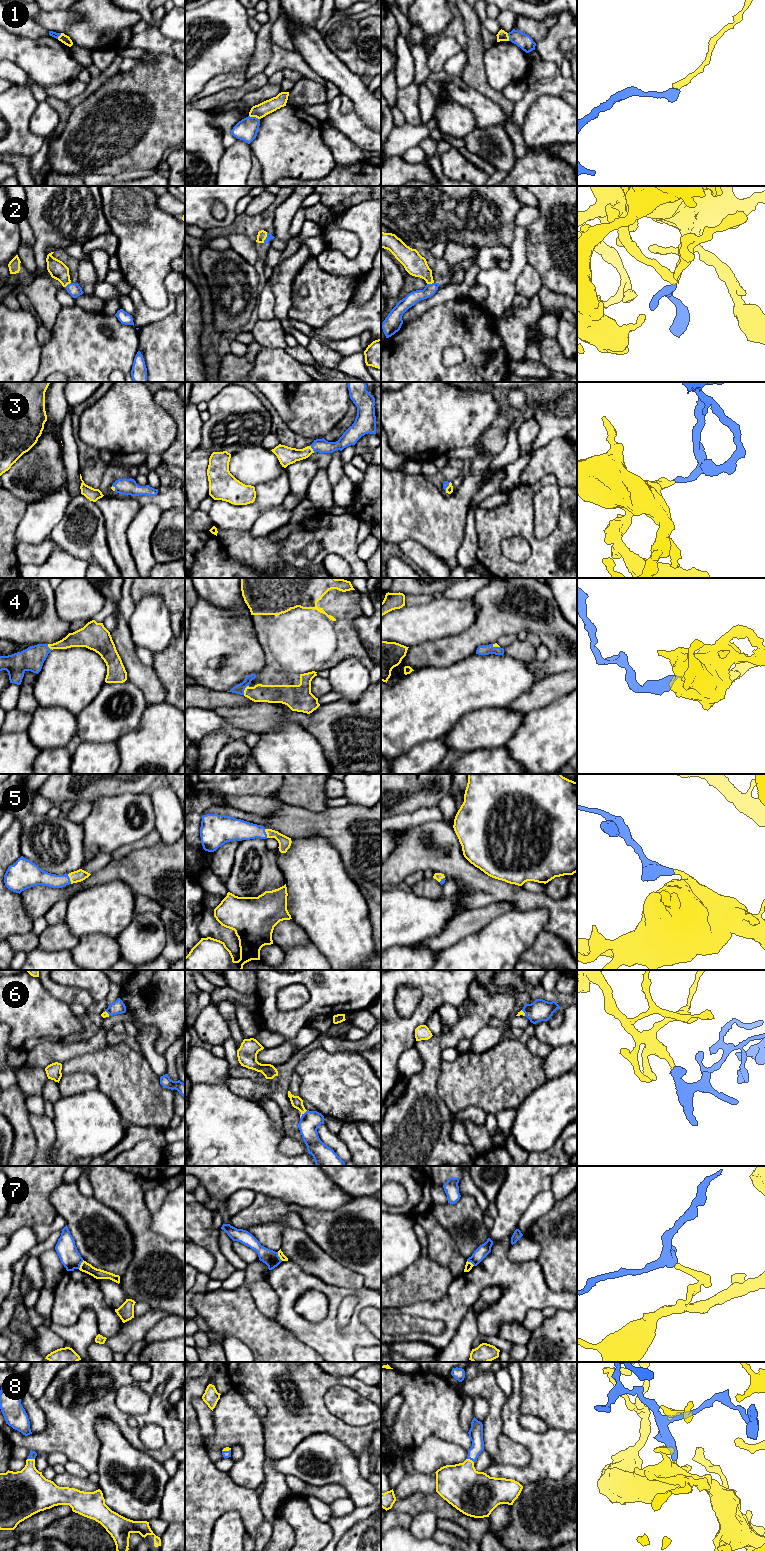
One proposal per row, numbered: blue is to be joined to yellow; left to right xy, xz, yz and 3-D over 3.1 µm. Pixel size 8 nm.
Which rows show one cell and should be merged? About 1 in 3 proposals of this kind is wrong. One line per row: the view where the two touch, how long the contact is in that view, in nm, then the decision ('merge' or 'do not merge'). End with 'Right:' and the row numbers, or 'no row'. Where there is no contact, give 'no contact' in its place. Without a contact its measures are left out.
1: xz | 90 nm | do not merge
2: xz | 90 nm | merge
3: xz | 70 nm | merge
4: xz | 90 nm | merge
5: xy | 90 nm | merge
6: xz | 90 nm | merge
7: xy | 80 nm | do not merge
8: yz | 70 nm | merge
Right: 2, 3, 4, 5, 6, 8

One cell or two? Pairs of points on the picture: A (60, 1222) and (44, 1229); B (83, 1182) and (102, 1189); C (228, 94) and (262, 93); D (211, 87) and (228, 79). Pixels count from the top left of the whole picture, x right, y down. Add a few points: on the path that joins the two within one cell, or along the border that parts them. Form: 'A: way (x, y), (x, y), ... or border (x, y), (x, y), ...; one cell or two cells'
A: way (56, 1225), (48, 1229); one cell
B: border (87, 1176), (94, 1196); two cells
C: border (267, 83), (248, 92), (241, 99); two cells
D: way (215, 84), (224, 81); one cell

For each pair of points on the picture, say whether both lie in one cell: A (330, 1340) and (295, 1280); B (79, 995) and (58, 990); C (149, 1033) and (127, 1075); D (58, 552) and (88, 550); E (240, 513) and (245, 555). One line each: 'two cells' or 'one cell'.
A: one cell
B: one cell
C: two cells
D: two cells
E: two cells

